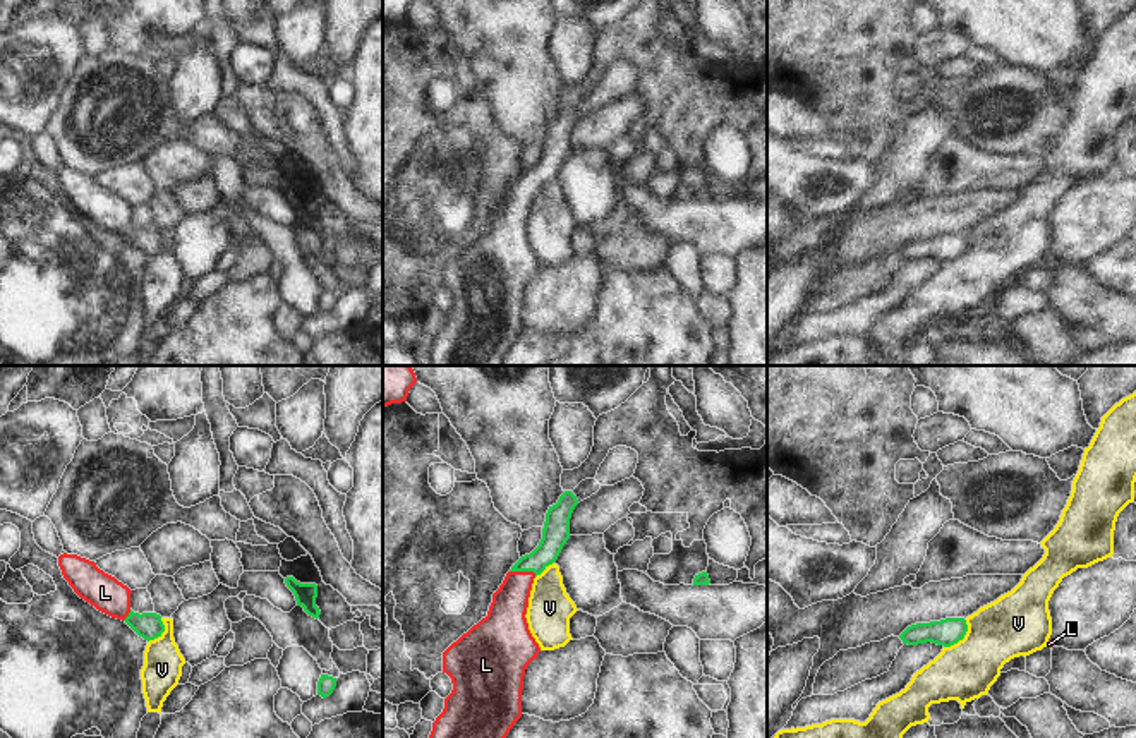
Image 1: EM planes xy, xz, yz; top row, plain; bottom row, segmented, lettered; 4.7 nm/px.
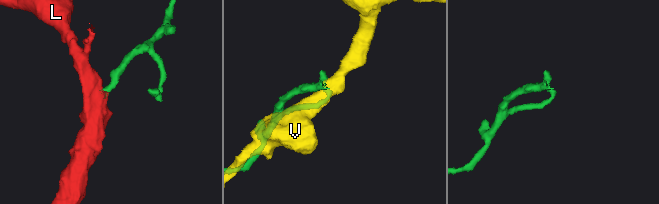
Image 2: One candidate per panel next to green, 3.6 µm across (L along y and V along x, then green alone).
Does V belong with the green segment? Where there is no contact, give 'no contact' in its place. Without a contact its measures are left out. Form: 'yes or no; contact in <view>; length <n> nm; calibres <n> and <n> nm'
no; contact in yz; length 170 nm; calibres 130 and 280 nm

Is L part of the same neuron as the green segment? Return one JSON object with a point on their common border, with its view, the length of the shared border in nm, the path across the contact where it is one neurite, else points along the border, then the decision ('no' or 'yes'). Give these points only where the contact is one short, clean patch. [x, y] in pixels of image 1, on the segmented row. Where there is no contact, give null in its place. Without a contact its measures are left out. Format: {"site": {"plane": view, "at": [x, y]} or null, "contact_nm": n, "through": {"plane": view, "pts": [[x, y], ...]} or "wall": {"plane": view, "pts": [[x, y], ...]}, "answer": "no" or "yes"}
{"site": {"plane": "xz", "at": [524, 570]}, "contact_nm": 130, "through": {"plane": "xz", "pts": [[556, 529], [553, 541], [524, 570], [505, 620]]}, "answer": "yes"}

